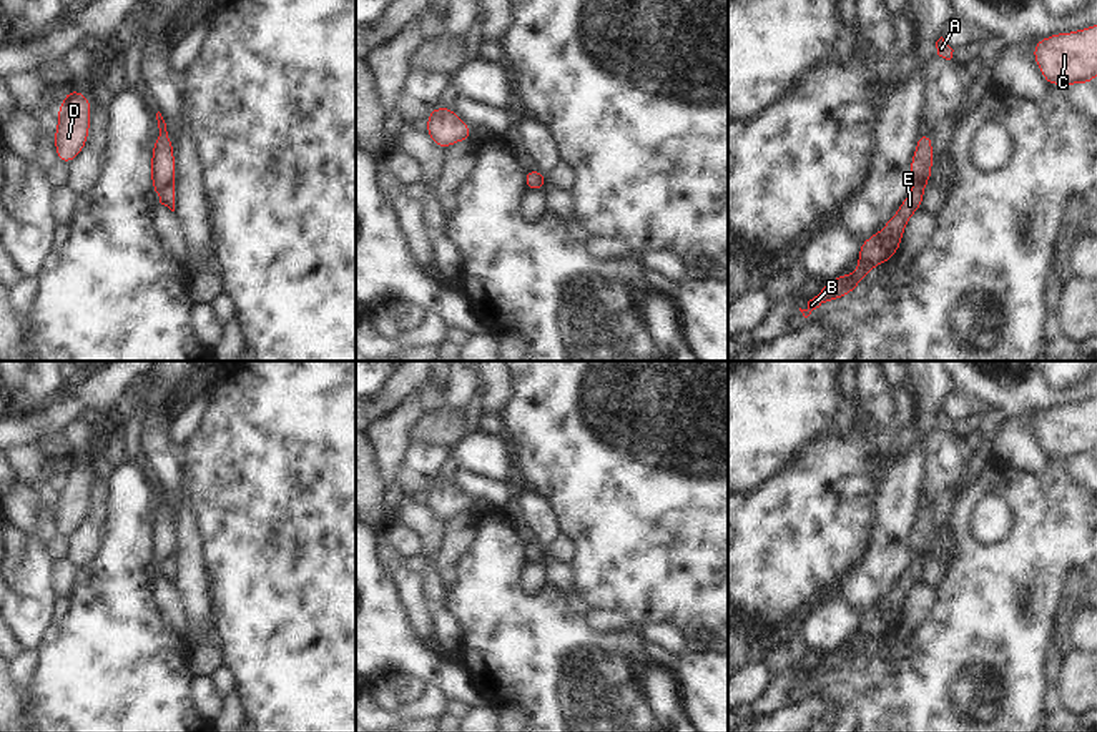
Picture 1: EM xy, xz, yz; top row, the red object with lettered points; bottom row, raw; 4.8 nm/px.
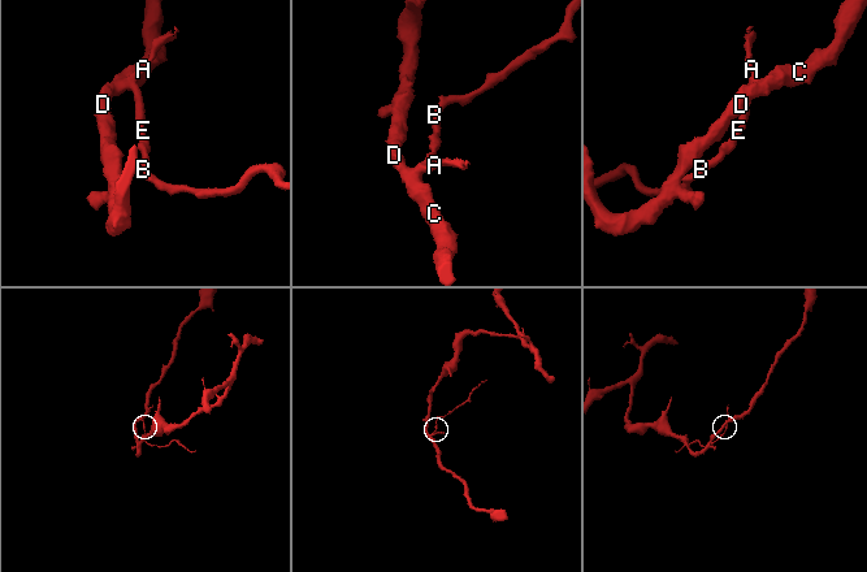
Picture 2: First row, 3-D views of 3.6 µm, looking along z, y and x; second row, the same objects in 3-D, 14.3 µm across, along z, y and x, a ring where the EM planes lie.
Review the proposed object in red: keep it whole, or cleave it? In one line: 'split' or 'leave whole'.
split

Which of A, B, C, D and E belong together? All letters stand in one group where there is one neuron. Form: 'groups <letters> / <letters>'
groups A C D / B E

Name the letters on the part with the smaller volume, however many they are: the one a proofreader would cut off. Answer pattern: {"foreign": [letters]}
{"foreign": ["B", "E"]}

